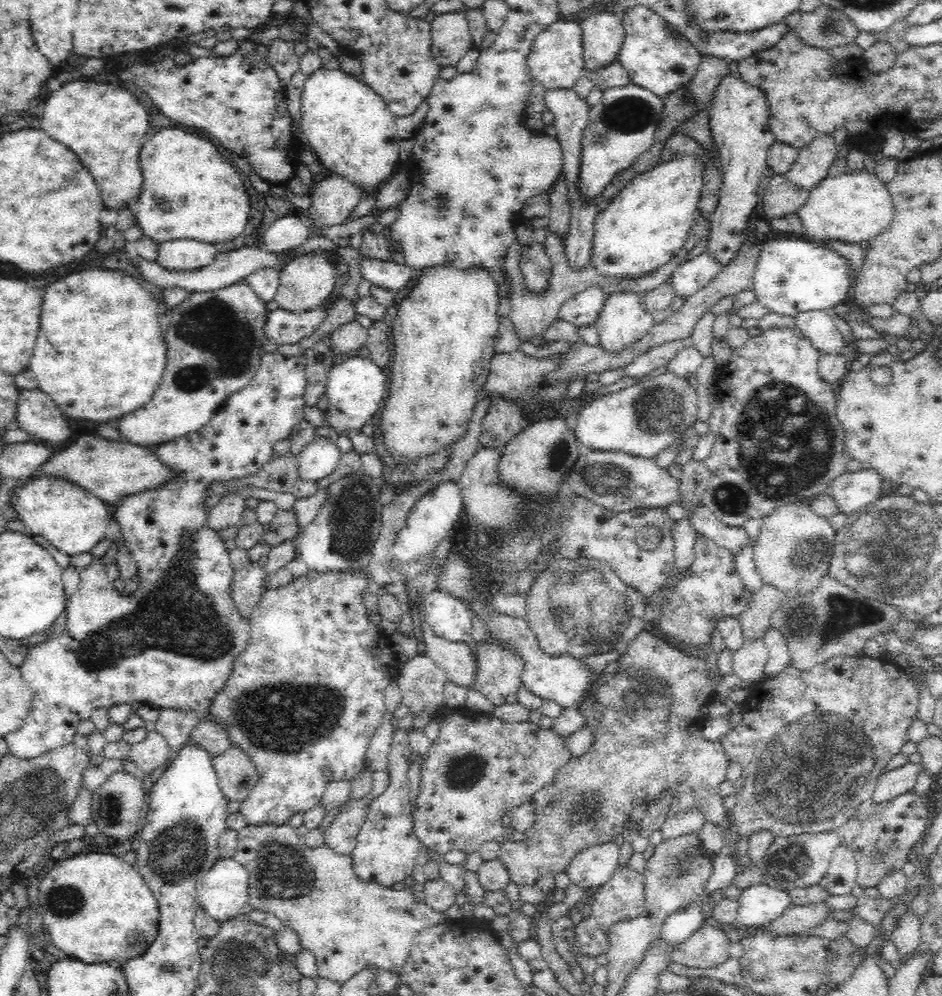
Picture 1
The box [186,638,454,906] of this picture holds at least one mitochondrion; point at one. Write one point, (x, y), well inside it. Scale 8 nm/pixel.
(284, 719)

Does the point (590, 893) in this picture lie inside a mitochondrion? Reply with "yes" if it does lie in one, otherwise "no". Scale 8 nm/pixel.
no

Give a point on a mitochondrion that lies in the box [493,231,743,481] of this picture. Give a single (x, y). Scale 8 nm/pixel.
(659, 411)

